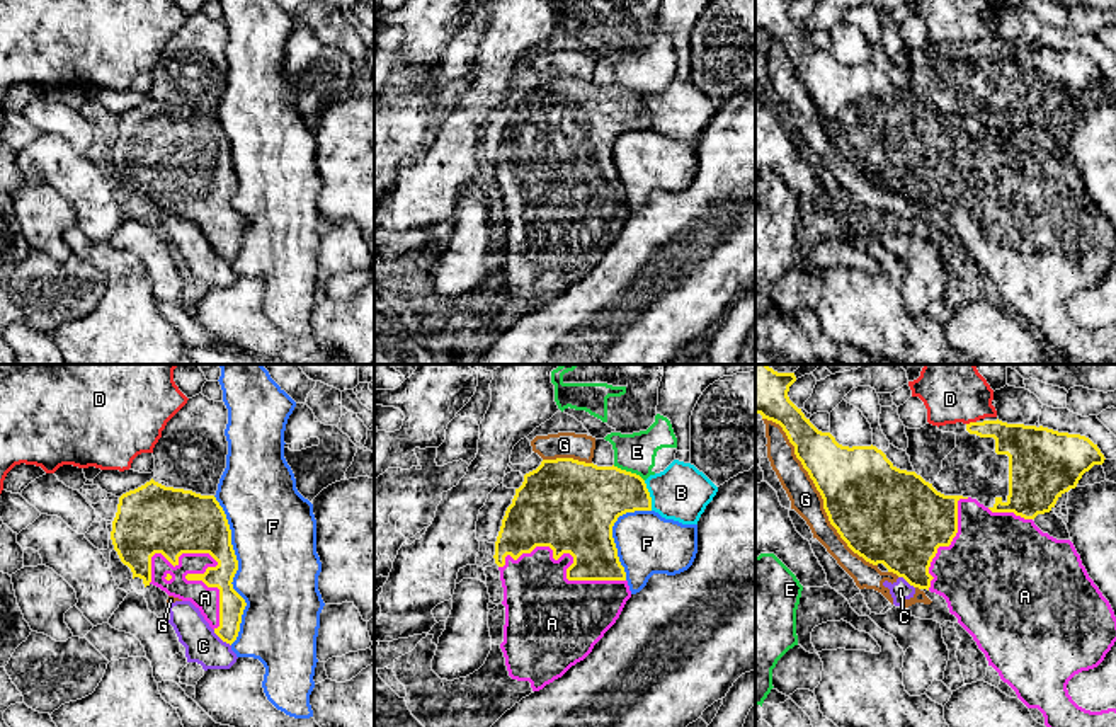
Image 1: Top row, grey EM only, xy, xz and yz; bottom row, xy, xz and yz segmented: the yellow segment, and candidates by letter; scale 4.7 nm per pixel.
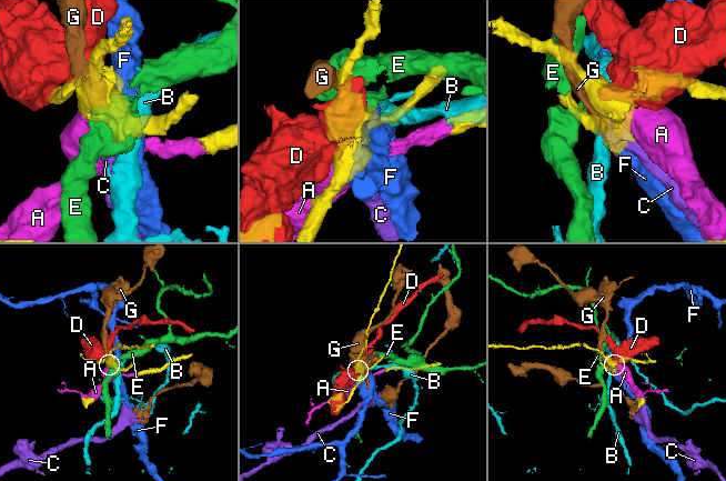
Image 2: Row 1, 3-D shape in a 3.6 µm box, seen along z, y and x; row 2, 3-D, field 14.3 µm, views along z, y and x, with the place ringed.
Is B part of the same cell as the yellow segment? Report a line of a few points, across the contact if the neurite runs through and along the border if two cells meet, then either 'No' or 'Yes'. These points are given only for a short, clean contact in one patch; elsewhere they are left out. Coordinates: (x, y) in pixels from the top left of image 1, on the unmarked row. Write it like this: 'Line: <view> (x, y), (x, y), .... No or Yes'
No

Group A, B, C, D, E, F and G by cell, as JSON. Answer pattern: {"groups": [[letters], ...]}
{"groups": [["A"], ["B"], ["C", "G"], ["D"], ["E"], ["F"]]}

